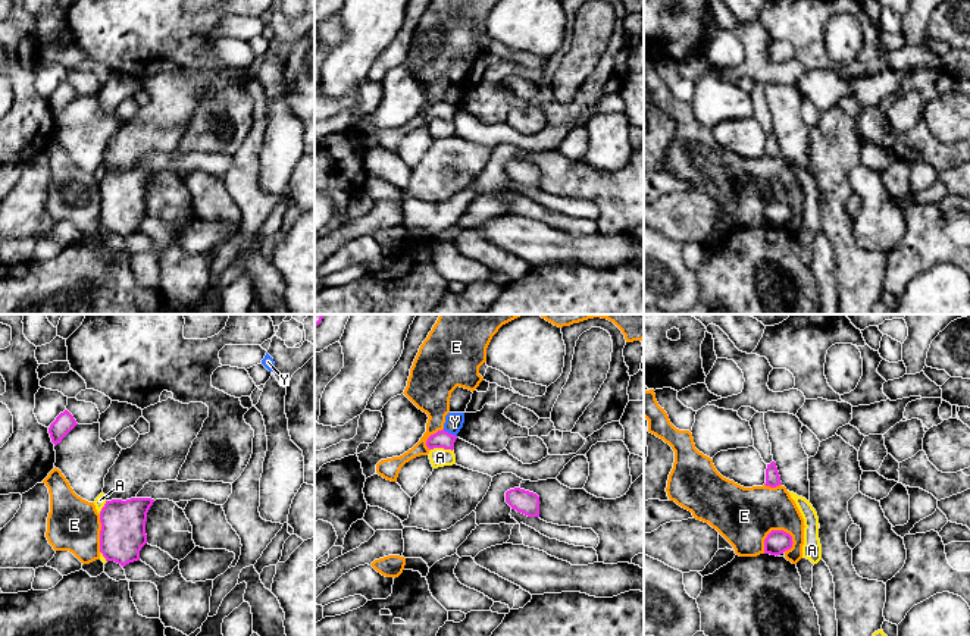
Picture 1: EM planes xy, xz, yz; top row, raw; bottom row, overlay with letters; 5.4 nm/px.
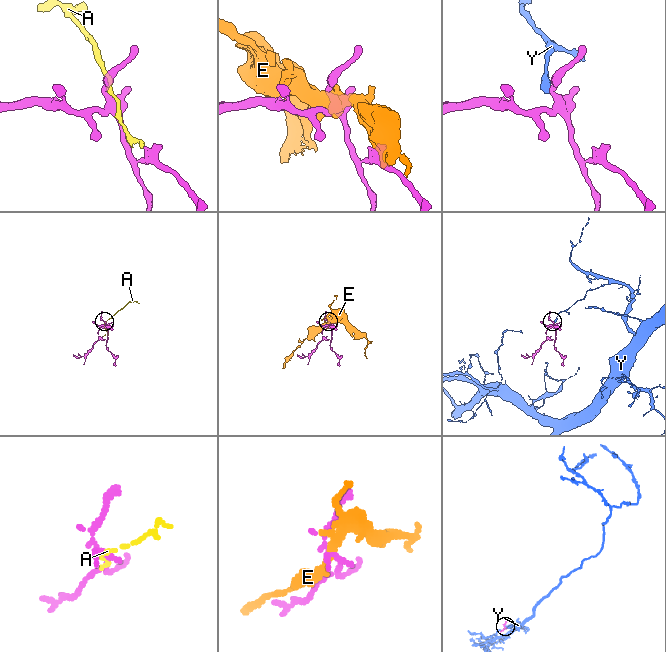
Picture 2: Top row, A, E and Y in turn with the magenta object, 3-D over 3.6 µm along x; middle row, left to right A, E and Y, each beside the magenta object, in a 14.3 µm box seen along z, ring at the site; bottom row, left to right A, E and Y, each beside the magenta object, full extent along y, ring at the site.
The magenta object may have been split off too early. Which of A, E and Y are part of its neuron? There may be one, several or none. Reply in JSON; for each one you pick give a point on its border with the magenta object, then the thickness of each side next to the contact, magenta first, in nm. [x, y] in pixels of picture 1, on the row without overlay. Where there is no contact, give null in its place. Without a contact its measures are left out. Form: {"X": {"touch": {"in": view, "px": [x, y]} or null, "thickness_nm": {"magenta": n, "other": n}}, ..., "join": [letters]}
{"A": {"touch": {"in": "xz", "px": [441, 118]}, "thickness_nm": {"magenta": 100, "other": 110}}, "join": ["A"]}

